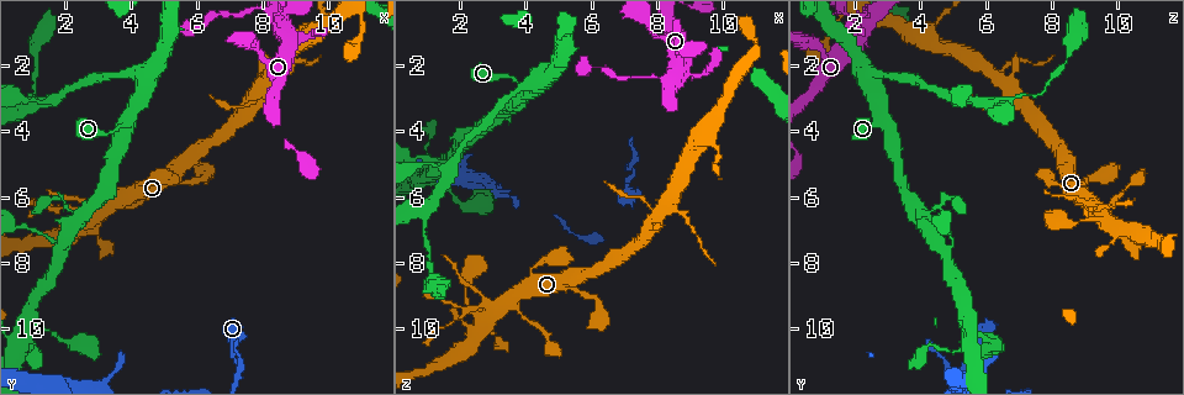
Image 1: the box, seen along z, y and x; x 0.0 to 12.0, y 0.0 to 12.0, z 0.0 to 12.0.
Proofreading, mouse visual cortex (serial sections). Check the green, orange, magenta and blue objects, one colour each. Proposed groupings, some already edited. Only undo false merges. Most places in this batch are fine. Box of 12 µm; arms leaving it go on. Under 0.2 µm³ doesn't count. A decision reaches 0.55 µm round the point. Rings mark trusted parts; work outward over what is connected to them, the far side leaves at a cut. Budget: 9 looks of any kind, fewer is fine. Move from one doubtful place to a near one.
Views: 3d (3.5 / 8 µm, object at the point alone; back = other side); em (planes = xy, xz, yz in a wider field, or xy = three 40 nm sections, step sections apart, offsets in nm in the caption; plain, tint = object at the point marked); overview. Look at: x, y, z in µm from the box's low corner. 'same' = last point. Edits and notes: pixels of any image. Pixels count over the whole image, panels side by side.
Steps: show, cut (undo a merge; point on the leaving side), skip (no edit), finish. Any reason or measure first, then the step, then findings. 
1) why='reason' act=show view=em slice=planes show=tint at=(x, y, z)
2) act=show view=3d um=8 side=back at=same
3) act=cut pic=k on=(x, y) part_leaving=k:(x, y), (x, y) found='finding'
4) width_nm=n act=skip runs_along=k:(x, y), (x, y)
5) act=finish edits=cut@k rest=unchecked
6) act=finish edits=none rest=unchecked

why='abrupt turn' act=show view=3d um=3.5 at=(7.3, 11.3, 5.2)

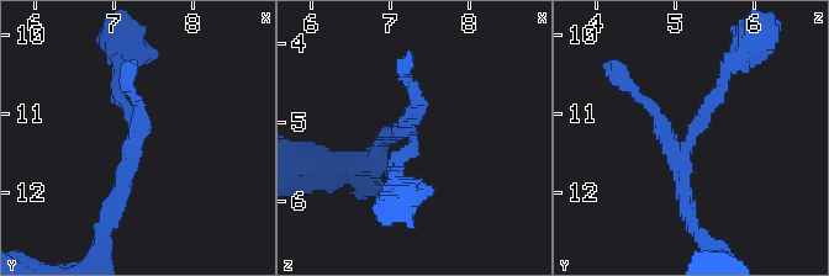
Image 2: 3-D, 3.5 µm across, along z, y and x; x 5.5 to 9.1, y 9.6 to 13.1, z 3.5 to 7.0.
why='now the EM' act=show view=em slice=xy step=3 show=tint at=(7.25, 11.35, 5.20)

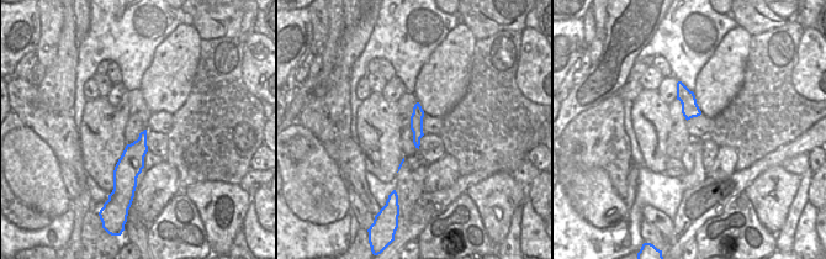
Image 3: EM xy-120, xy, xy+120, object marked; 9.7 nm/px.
why='another direction' act=show view=em slice=xy step=2 show=tint at=same

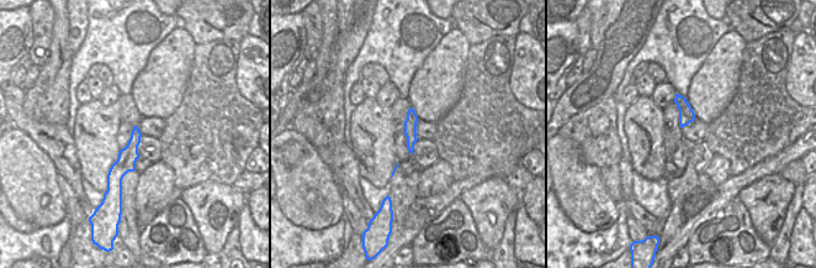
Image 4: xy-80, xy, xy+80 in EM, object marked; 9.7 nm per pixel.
act=skip found='all the same cell'

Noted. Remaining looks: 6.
why='arms part here' act=show view=3d um=3.5 at=(3.9, 3.7, 2.7)

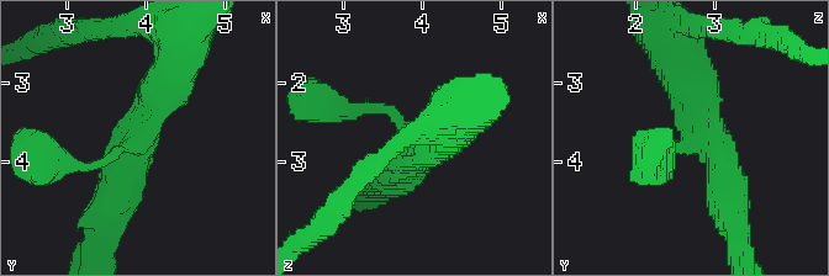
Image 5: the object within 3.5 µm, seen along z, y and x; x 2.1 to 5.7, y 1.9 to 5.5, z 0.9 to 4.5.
act=show view=em slice=xy step=1 show=tint at=(3.95, 3.70, 2.70)

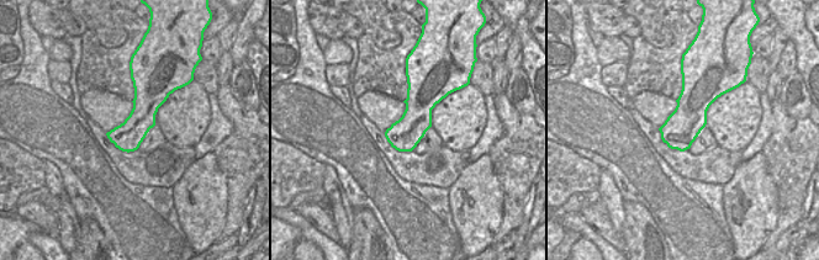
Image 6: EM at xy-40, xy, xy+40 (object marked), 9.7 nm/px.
why='another direction' act=show view=em slice=xy step=5 show=tint at=same

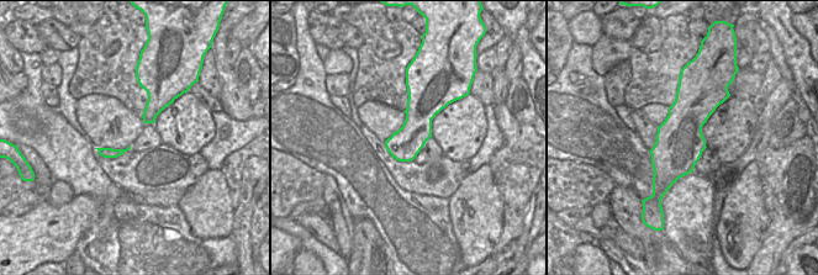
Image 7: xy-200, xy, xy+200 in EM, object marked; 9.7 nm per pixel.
width_nm=300 act=skip runs_along=5:(350, 109), (385, 109), (418, 138), (392, 175) found='all the same cell'

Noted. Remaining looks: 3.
why='thin neck' act=show view=3d um=3.5 side=back at=(1.7, 3.0, 5.2)

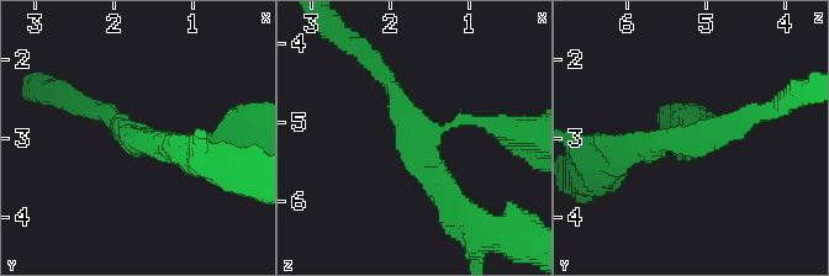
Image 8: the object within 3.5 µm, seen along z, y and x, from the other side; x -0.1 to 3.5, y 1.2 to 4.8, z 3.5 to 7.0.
arms=3 arm_widths_nm=150,250,350 why='shape alone is not enough' act=show view=em slice=xy step=2 show=tint at=(1.65, 3.05, 5.15)

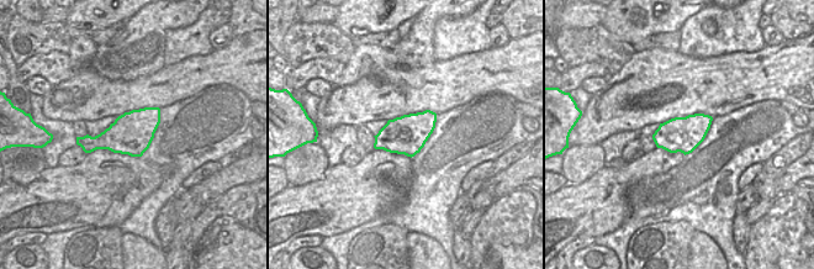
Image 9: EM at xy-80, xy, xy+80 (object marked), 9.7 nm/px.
why='cut it another way' act=show view=em slice=xy step=5 show=tint at=same

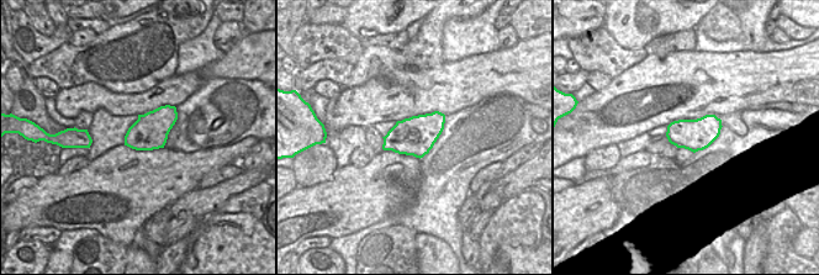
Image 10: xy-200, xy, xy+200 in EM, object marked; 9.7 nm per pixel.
width_nm=380 act=skip runs_along=8:(380, 73), (448, 206) found='all the same cell'

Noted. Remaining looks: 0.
act=finish edits=none rest=unchecked

